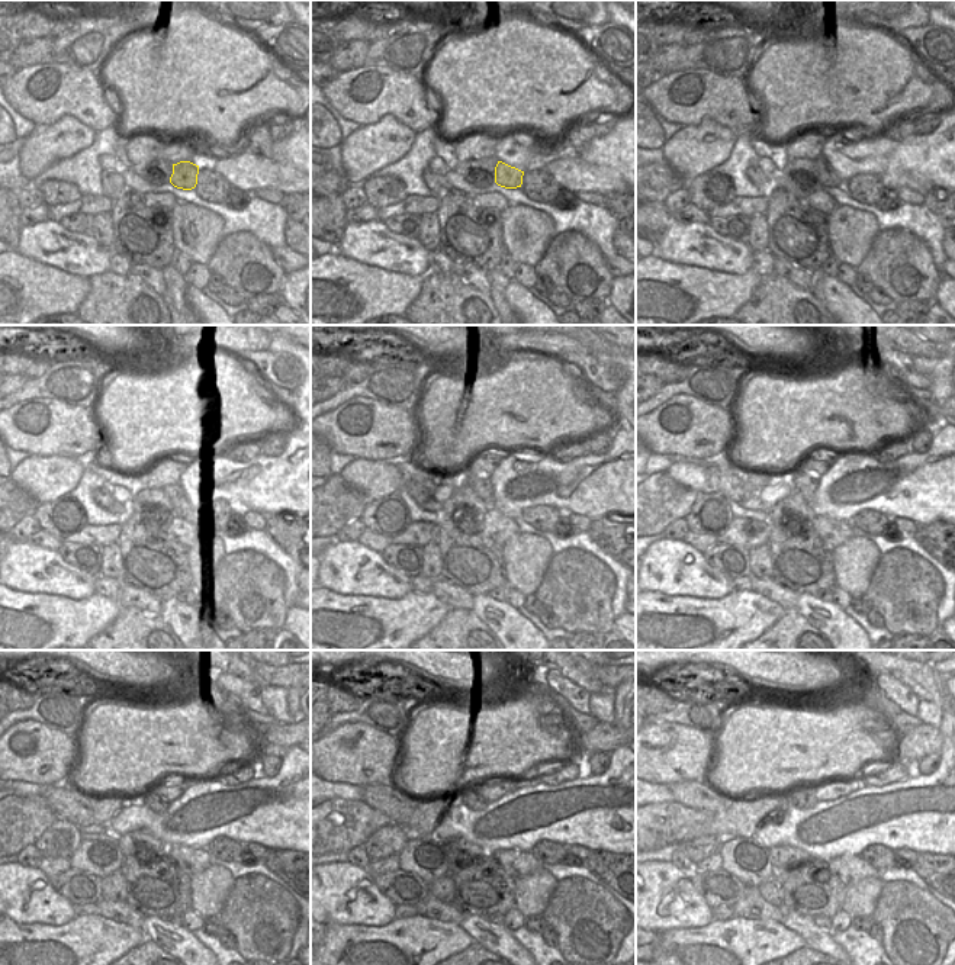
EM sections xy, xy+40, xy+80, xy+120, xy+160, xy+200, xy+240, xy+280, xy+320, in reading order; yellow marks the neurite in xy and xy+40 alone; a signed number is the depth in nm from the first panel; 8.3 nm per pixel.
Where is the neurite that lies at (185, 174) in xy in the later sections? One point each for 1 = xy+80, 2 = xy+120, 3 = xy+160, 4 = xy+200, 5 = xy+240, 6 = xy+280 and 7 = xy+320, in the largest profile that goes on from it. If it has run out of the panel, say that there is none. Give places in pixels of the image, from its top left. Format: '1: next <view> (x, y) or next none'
1: next xy+80 (829, 179)
2: next xy+120 (174, 492)
3: next xy+160 (484, 488)
4: next xy+200 (804, 485)
5: next xy+240 (151, 800)
6: next xy+280 (475, 800)
7: next xy+320 (803, 798)

